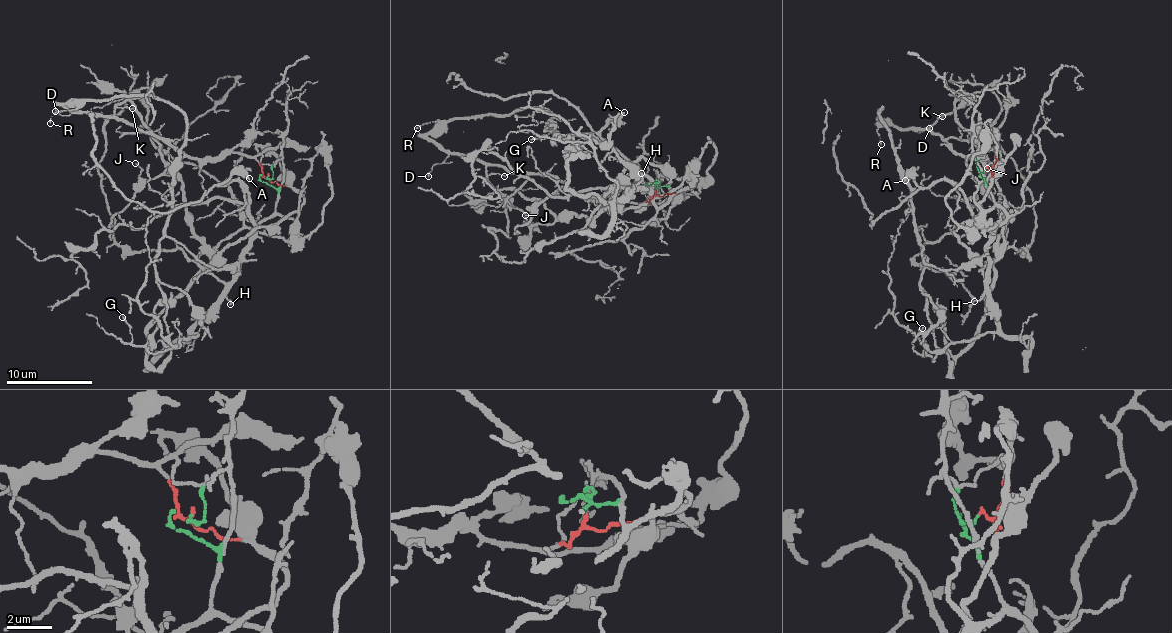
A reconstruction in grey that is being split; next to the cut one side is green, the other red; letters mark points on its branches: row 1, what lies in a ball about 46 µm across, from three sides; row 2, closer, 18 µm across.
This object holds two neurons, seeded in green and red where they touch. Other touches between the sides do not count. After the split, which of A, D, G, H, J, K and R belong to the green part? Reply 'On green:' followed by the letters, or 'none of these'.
On green: A, G, H

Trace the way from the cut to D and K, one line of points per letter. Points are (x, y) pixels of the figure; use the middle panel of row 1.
D: (656, 190), (648, 201), (577, 194), (549, 175), (515, 174), (456, 155), (436, 163), (428, 176)
K: (656, 190), (648, 201), (629, 202), (577, 194), (549, 175), (487, 168), (504, 176)

